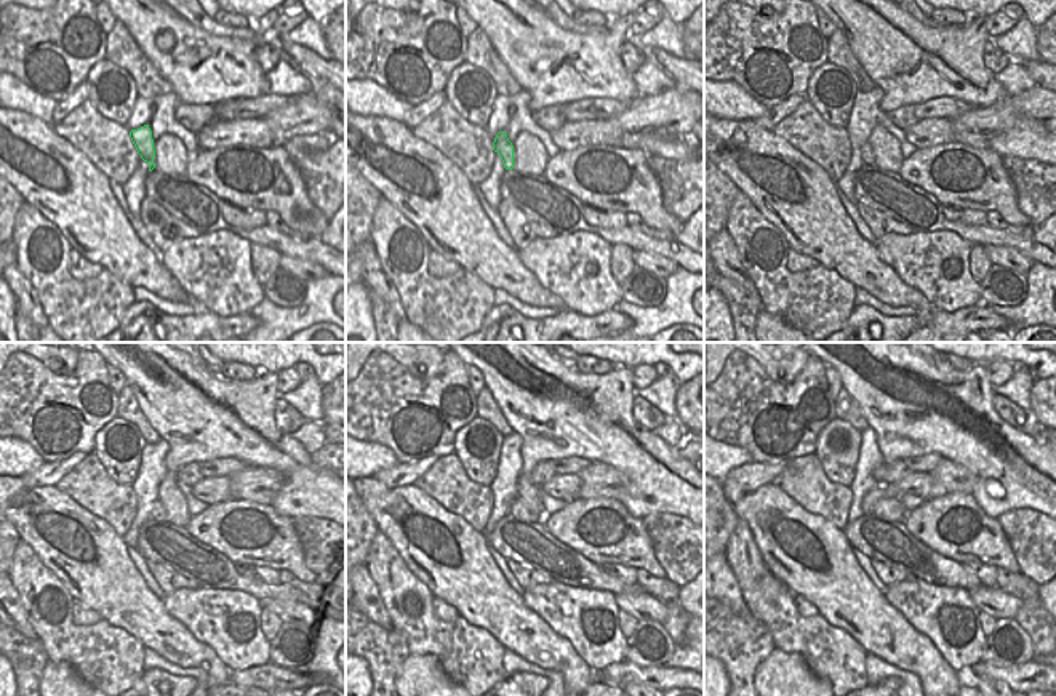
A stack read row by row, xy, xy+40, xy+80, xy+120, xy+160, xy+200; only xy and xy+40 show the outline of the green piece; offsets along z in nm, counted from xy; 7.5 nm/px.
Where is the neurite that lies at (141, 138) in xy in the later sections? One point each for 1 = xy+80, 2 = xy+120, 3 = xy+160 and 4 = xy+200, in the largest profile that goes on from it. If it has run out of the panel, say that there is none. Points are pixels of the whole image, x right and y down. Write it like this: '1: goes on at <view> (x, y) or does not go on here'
1: goes on at xy+80 (866, 151)
2: goes on at xy+120 (157, 514)
3: goes on at xy+160 (517, 509)
4: goes on at xy+200 (892, 509)

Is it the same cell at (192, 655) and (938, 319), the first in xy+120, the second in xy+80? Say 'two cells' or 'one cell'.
two cells

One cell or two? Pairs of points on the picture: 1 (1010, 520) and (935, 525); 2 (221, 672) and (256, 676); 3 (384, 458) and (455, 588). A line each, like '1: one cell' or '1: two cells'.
1: two cells
2: two cells
3: two cells

